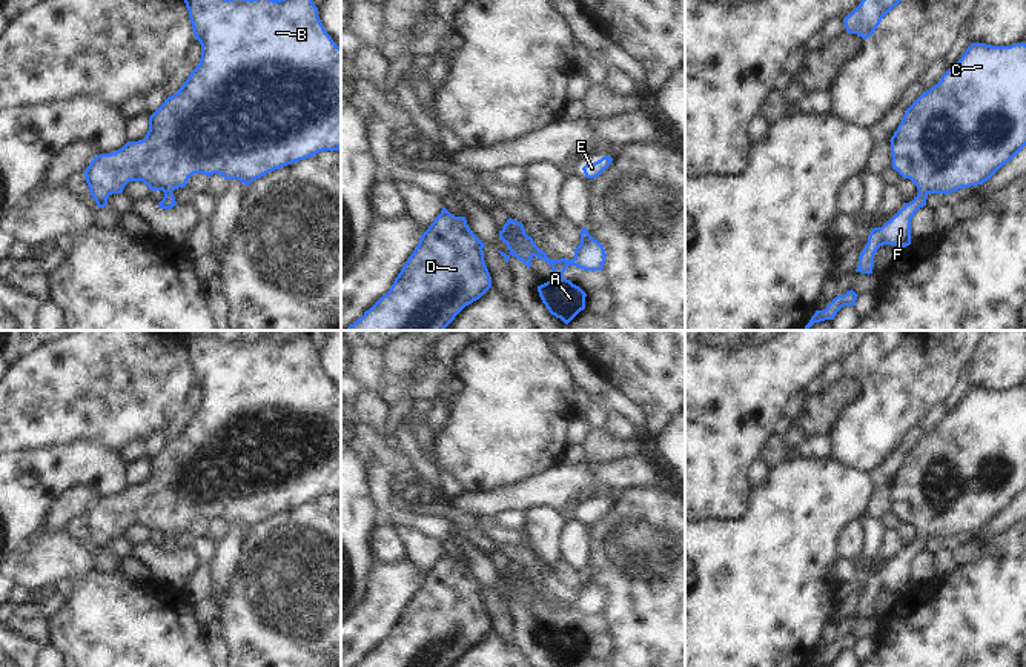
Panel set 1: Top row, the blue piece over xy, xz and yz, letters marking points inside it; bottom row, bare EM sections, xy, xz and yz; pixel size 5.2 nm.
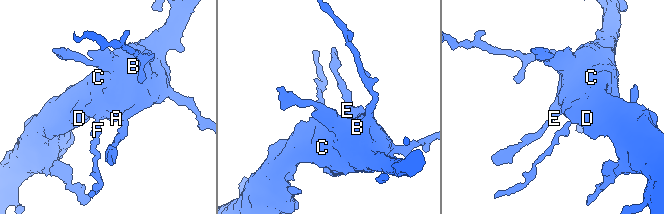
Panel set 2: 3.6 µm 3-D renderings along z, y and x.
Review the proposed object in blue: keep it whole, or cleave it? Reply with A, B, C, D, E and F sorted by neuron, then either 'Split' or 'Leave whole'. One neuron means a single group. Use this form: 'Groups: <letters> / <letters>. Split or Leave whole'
Groups: A B C D E F. Leave whole

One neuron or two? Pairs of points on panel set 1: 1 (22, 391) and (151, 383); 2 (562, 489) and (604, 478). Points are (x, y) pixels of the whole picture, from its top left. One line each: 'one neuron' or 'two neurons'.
1: one neuron
2: one neuron

